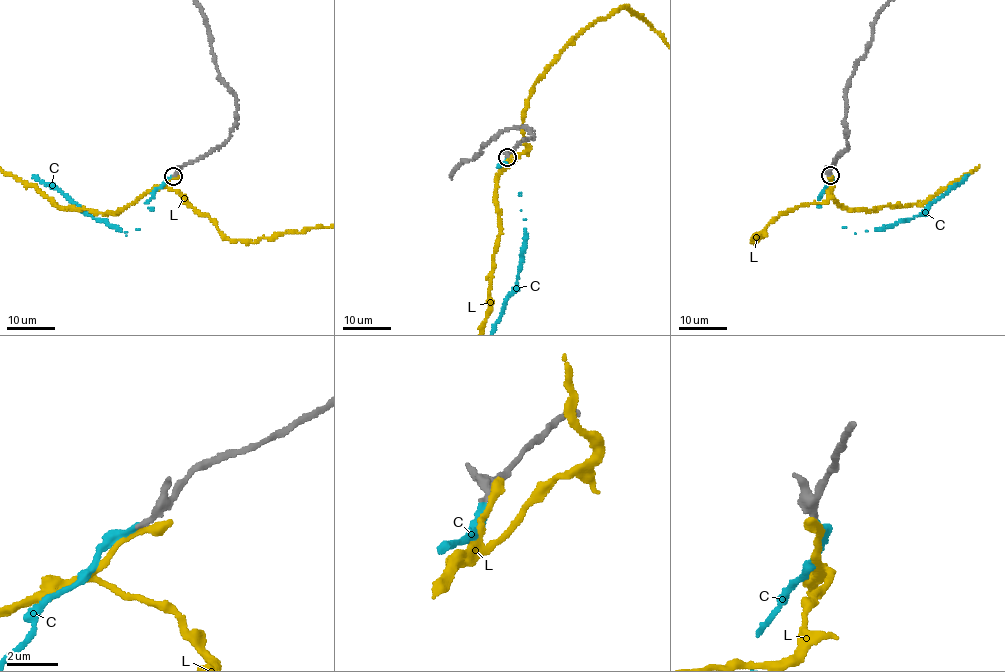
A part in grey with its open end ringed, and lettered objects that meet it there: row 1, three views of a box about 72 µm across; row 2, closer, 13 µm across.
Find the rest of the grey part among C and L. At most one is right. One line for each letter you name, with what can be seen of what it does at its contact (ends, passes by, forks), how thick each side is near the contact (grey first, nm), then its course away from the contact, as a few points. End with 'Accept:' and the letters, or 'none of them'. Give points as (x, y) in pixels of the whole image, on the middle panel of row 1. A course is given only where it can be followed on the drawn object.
C: it ends there; 240 nm thick on the grey side, 280 nm on the other; it runs (507, 157), (498, 165), (506, 165), (520, 193), (525, 240), (516, 289), (507, 298)
Accept: C

